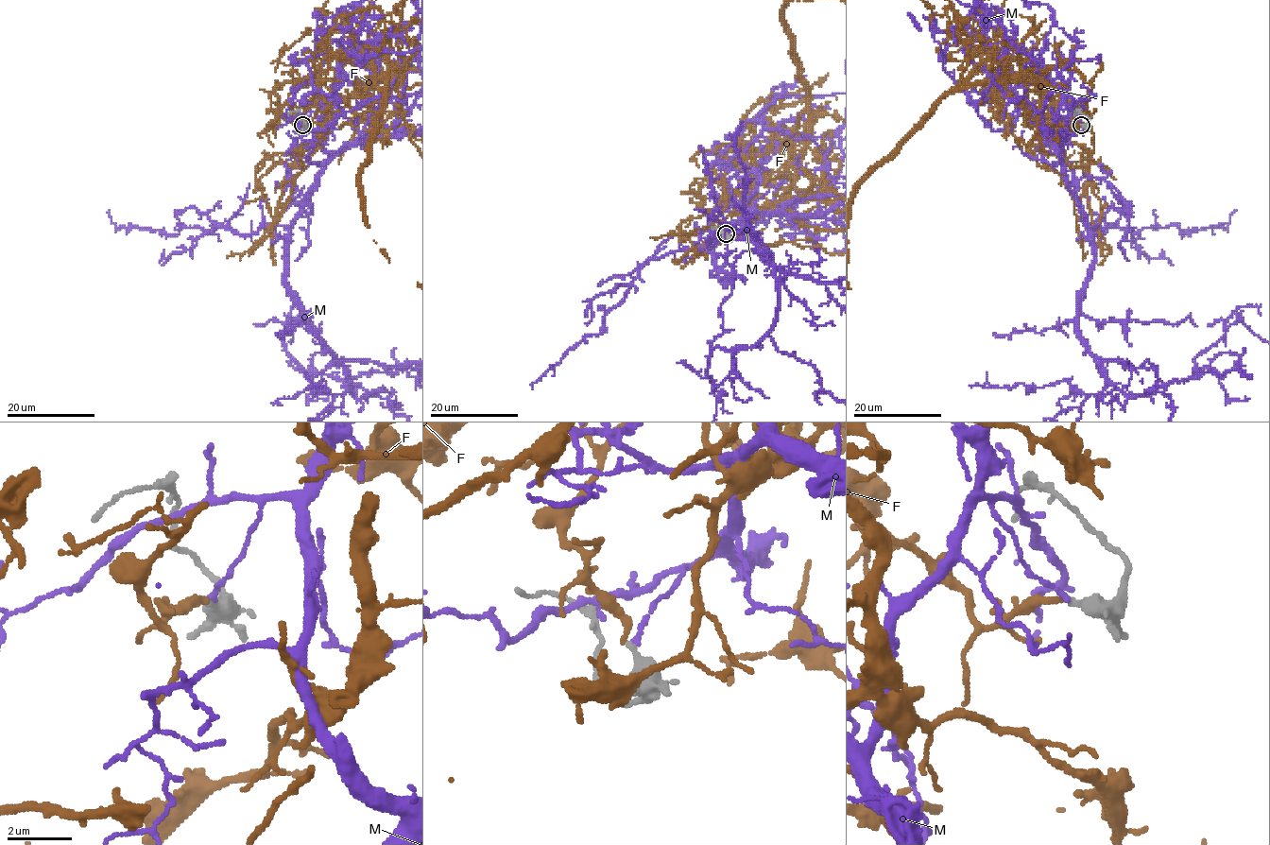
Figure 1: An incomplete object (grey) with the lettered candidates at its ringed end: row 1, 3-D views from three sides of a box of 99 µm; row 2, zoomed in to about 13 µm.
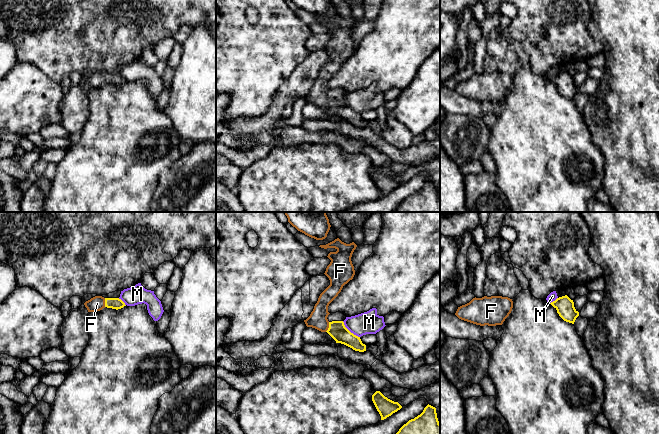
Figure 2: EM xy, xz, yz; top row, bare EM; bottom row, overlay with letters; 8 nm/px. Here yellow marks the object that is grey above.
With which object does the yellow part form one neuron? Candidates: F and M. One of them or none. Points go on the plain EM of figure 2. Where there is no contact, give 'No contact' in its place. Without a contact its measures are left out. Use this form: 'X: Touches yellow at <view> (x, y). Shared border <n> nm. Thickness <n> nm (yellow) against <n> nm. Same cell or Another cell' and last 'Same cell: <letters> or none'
F: Touches yellow at xz (329, 103). Shared border 90 nm. Thickness 140 nm (yellow) against 140 nm. Same cell
M: Touches yellow at xz (349, 107). Shared border 190 nm. Thickness 140 nm (yellow) against 180 nm. Another cell
Same cell: F

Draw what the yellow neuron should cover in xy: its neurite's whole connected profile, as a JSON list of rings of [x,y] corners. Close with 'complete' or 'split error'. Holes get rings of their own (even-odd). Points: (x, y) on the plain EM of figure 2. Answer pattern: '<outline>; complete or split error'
[[[95,72],[84,79],[88,88],[100,87],[103,84],[121,85],[125,79],[119,74],[104,74],[102,72]]]; split error

